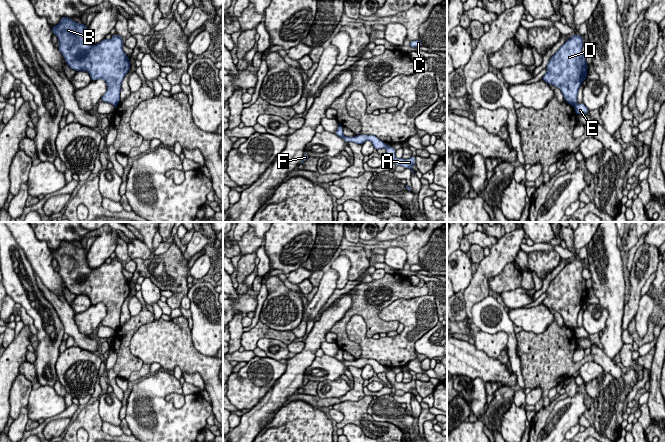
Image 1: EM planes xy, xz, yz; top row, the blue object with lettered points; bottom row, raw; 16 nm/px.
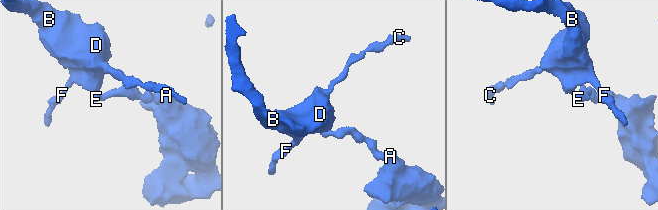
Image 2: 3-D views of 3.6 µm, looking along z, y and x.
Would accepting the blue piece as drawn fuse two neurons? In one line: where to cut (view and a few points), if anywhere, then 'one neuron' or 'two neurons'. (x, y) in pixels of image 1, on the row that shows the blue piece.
cut in yz along (576, 103), (573, 106); two neurons

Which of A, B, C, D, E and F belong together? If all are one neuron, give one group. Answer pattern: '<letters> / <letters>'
A E / B C D F

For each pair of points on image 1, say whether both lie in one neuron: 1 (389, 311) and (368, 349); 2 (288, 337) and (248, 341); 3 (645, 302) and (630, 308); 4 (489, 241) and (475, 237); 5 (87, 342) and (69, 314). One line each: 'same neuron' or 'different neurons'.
1: same neuron
2: same neuron
3: different neurons
4: same neuron
5: same neuron

